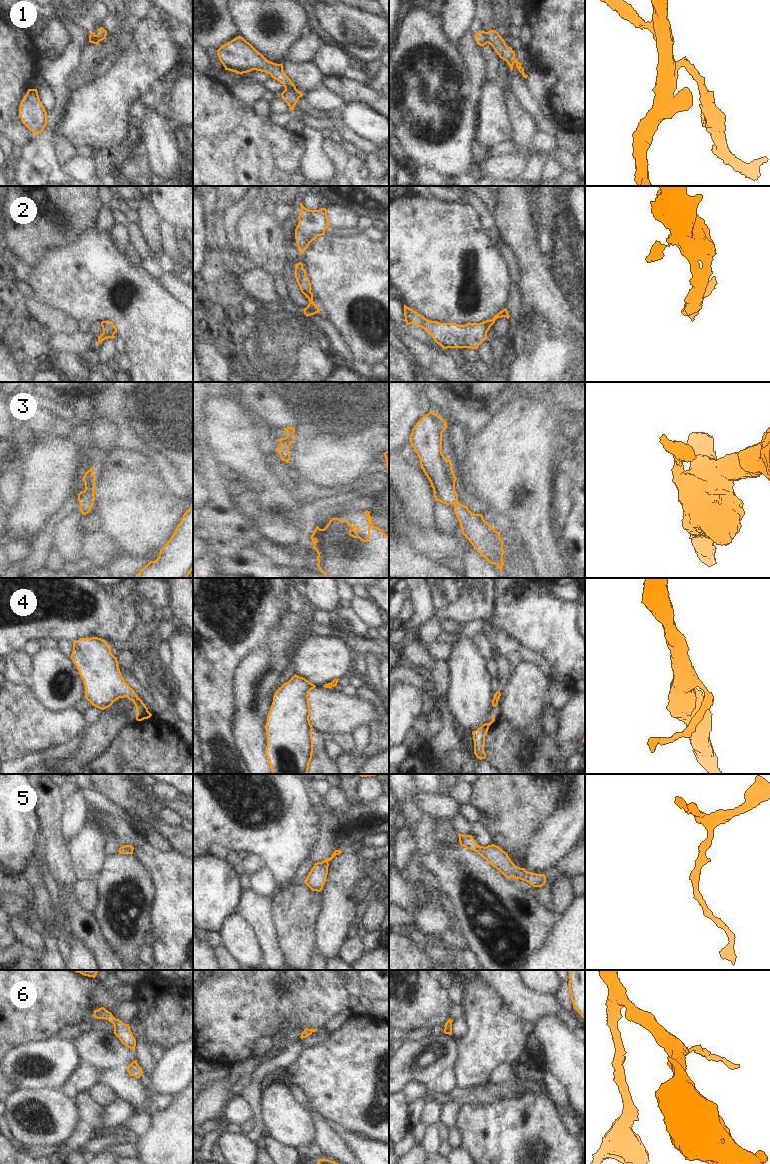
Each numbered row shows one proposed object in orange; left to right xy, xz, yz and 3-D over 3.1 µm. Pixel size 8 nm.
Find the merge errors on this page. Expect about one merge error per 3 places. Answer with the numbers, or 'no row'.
1

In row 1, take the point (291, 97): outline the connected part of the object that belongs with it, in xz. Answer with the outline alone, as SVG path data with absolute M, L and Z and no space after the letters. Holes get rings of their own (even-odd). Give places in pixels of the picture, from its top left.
M285 88L285 90L281 93L282 99L288 104L290 110L294 110L297 101L302 96L303 94L301 92L297 90L290 90L288 88Z

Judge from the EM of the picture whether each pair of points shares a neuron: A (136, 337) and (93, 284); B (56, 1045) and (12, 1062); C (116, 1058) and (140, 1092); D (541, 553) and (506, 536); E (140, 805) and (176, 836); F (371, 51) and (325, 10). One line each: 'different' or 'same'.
A: same
B: same
C: different
D: different
E: same
F: same

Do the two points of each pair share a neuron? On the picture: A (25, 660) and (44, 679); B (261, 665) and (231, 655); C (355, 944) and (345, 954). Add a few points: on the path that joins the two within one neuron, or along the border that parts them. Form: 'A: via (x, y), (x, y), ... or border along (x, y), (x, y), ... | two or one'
A: border along (34, 656), (33, 672), (28, 682) | two
B: border along (262, 645), (252, 651), (242, 661), (234, 681) | two
C: via (353, 946), (347, 952) | one

